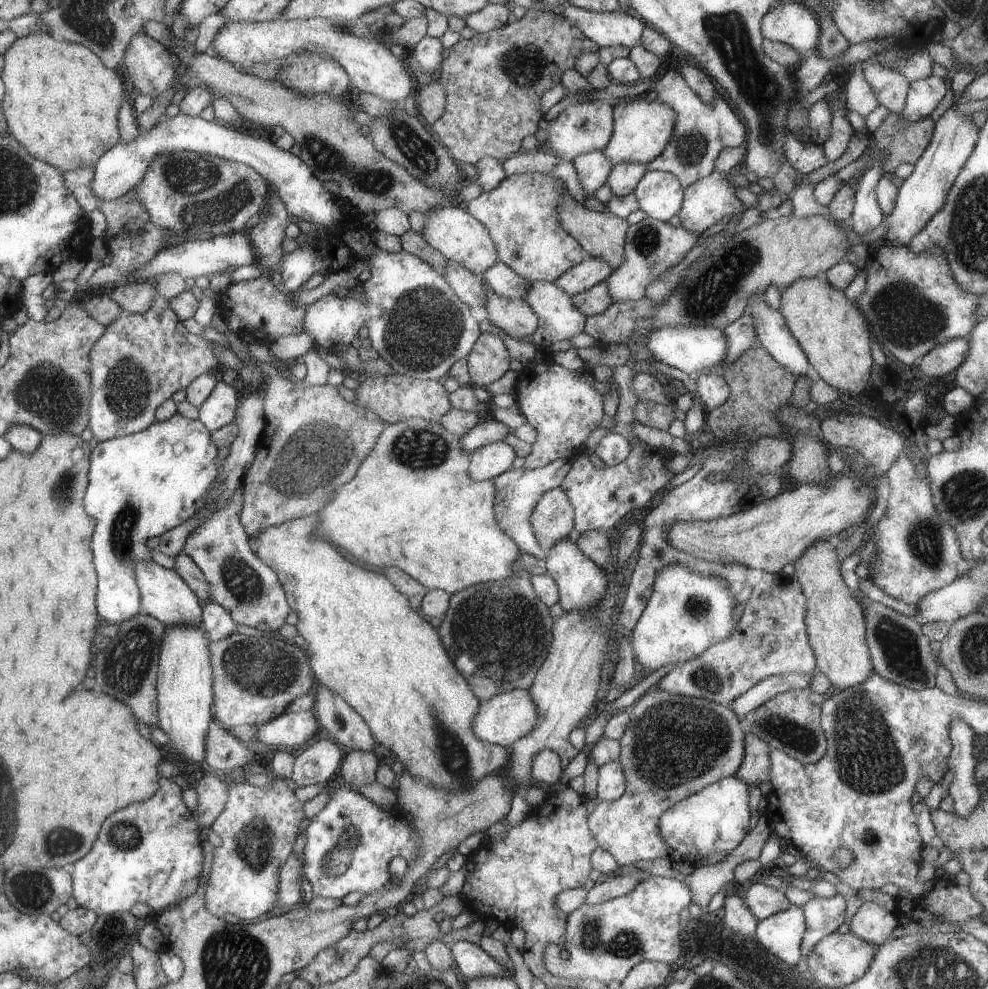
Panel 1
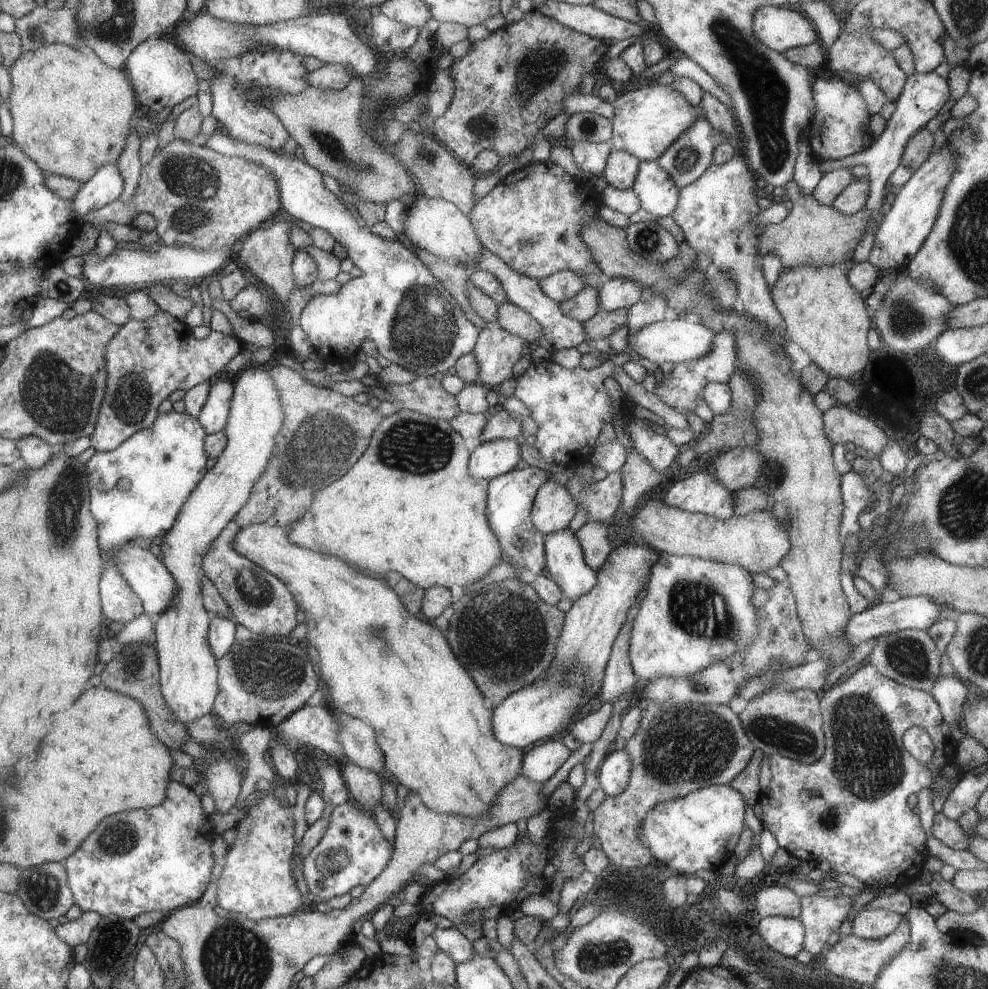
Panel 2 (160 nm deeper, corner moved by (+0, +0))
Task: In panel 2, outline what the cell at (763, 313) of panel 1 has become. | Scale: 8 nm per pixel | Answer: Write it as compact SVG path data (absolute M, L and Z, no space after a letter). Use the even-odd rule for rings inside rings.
M704 93L701 107L705 110L705 119L717 132L729 137L727 142L735 148L735 155L726 164L710 166L700 179L683 186L679 193L677 208L670 215L682 228L684 240L695 248L697 254L710 255L713 270L728 273L736 282L744 312L765 324L766 328L770 329L771 339L779 346L787 345L788 338L784 333L785 320L773 301L770 286L761 269L760 242L765 227L755 223L756 215L760 212L759 198L754 194L756 176L750 172L749 164L742 158L740 138L732 109L708 93Z

